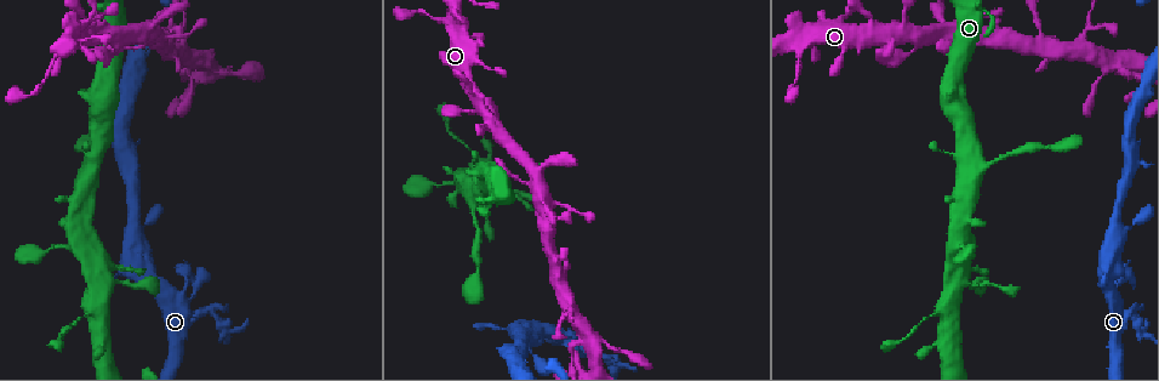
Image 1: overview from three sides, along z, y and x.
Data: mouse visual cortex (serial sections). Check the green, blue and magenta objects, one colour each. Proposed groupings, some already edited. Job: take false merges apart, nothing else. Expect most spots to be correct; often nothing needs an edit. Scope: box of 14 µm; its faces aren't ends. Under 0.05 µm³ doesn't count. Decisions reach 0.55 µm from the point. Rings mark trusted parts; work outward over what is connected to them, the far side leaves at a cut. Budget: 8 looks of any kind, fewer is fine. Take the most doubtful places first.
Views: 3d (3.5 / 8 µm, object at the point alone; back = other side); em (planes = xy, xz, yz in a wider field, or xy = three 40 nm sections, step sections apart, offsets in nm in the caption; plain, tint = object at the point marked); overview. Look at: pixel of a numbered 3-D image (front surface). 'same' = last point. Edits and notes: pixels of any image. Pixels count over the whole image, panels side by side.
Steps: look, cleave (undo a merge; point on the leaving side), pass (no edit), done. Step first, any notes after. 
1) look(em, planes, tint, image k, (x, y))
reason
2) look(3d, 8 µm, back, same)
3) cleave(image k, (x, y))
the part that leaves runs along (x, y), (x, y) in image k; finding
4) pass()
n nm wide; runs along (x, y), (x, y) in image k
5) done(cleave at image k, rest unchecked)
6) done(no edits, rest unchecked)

look(3d, 3.5 µm, back, image 1, (889, 38))
small branch off a trunk

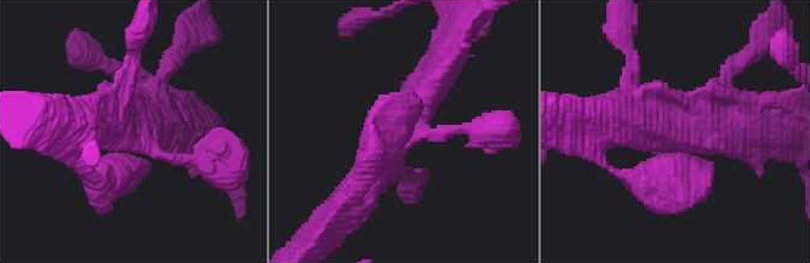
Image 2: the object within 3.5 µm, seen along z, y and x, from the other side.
look(em, xy, step 3, tint, image 2, (135, 133))
need the tissue

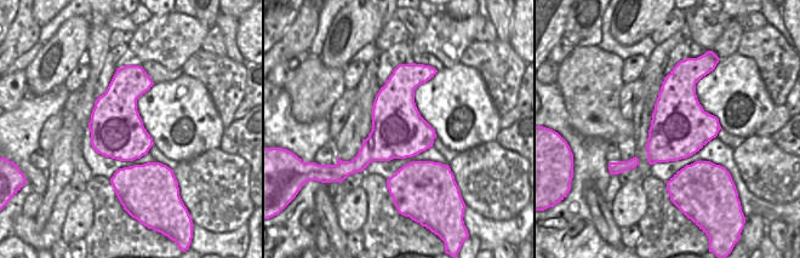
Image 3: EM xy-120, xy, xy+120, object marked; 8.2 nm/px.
look(em, xy, step 2, tint, same)

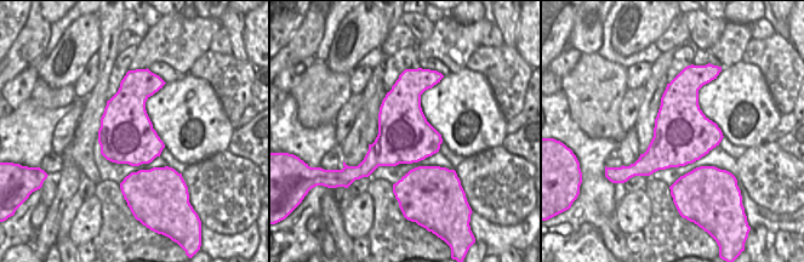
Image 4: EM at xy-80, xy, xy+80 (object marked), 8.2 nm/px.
pass()
runs along (445, 62), (411, 127), (359, 192) in image 2; one cell here

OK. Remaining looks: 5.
look(3d, 3.5 µm, back, image 1, (806, 44))
sudden change in width

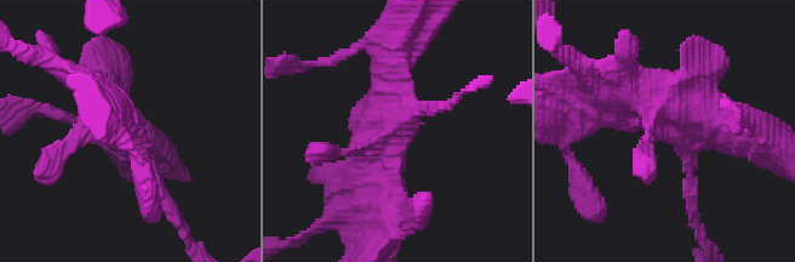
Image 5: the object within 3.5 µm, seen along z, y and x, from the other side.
look(em, xy, step 1, tint, image 5, (674, 138))
shape alone is not enough

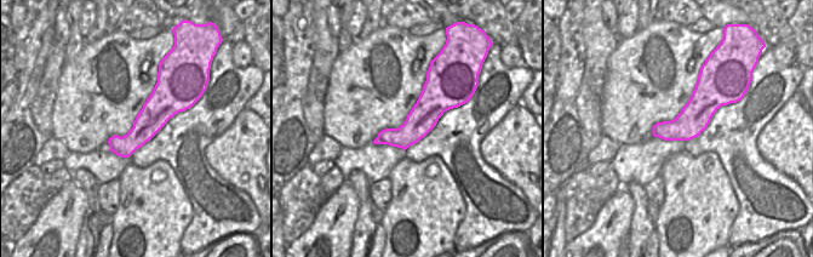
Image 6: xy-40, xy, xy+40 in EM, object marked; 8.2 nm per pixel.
pass()
240 nm wide; runs along (618, 98), (684, 147), (692, 199) in image 5; all the same cell

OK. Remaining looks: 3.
look(3d, 8 µm, image 1, (536, 170))
a narrow waist

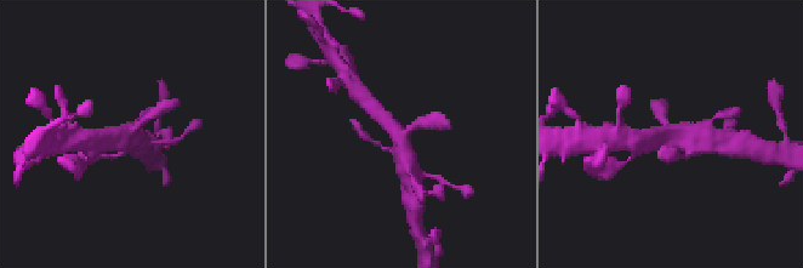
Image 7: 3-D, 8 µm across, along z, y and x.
look(3d, 3.5 µm, image 7, (397, 136))
closer look

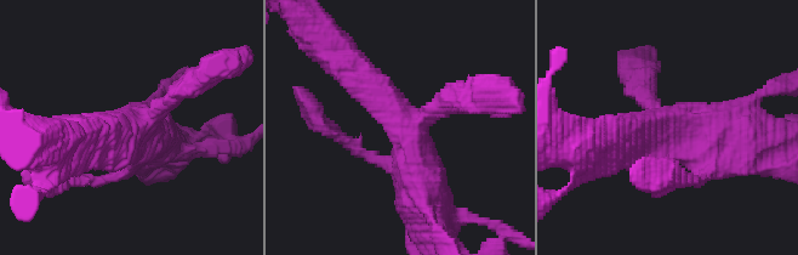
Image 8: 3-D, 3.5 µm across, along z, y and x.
look(em, xy, step 2, tint, image 8, (669, 121))

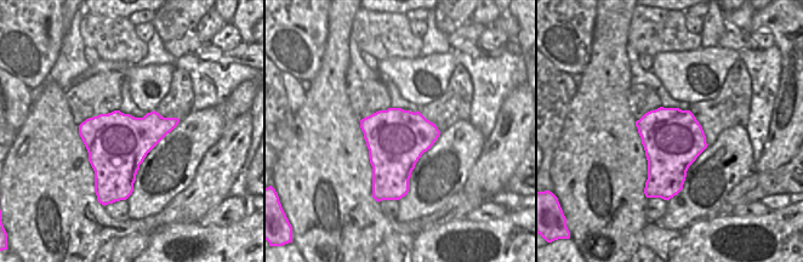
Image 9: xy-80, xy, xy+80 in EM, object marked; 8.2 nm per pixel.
pass()
runs along (351, 69), (410, 131), (425, 203) in image 8; continuous, no second cell

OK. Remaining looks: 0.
done(no edits, rest unchecked)

